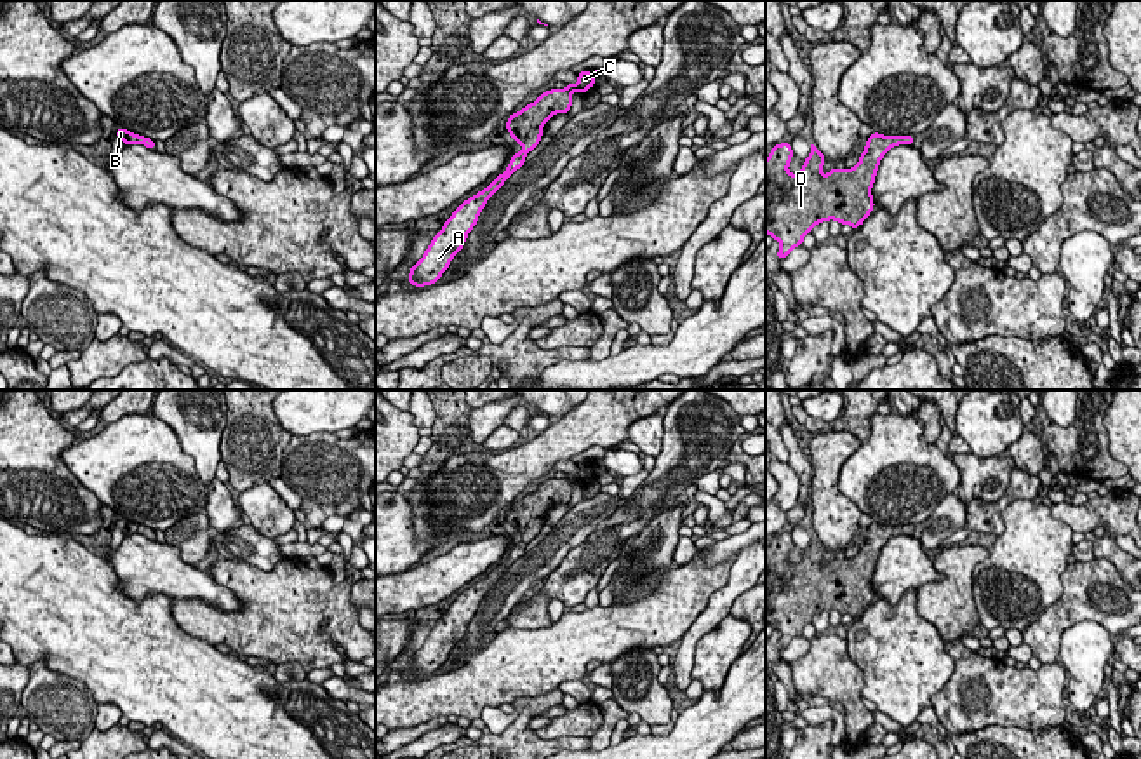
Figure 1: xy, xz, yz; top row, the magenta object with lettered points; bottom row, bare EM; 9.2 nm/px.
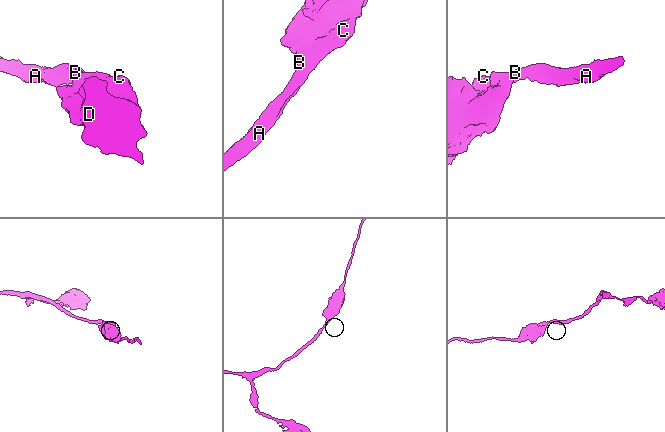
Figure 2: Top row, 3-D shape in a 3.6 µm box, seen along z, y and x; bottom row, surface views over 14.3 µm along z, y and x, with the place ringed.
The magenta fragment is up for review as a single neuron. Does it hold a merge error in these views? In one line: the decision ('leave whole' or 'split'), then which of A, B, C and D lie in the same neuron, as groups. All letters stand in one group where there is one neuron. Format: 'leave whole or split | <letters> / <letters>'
leave whole | A B C D

